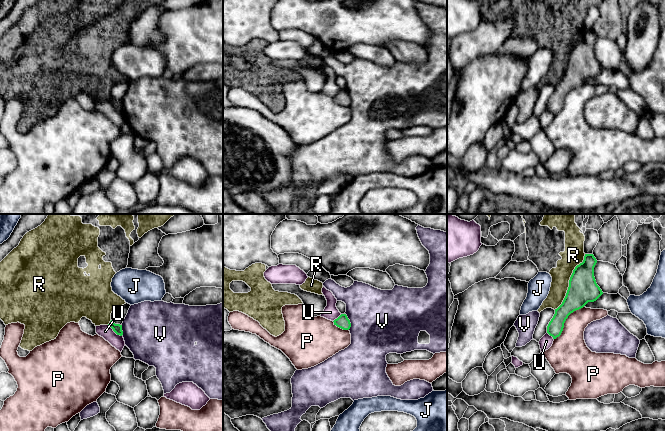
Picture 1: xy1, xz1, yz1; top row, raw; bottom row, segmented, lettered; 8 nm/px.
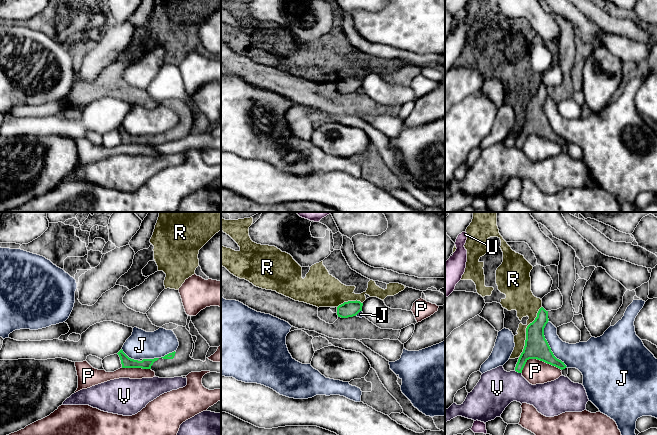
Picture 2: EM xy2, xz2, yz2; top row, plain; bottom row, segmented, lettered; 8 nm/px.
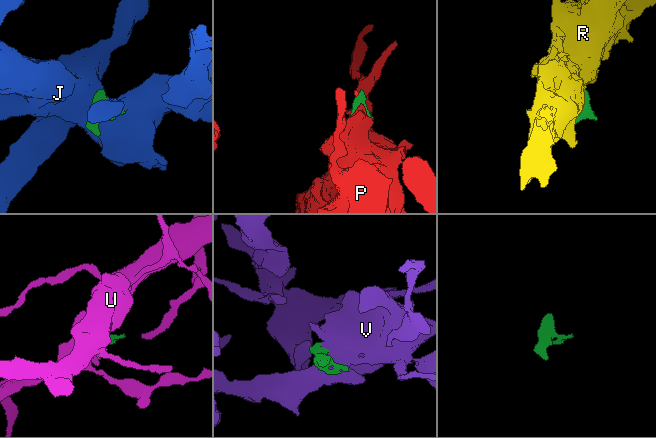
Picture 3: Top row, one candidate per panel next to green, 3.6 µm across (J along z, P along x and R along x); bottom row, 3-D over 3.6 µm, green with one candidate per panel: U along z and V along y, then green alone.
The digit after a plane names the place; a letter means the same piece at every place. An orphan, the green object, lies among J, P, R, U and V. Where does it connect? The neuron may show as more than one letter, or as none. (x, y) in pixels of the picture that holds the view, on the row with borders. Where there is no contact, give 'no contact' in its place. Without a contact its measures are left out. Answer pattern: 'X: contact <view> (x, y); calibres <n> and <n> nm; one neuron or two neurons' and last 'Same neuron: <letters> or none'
J: contact yz2 (548, 344); calibres 190 and 190 nm; two neurons
P: contact yz2 (538, 359); calibres 190 and 190 nm; two neurons
R: contact yz1 (569, 282); calibres 220 and 160 nm; two neurons
U: contact xy1 (114, 331); calibres 80 and 110 nm; two neurons
V: contact xz1 (349, 321); calibres 100 and 480 nm; two neurons
Same neuron: none

